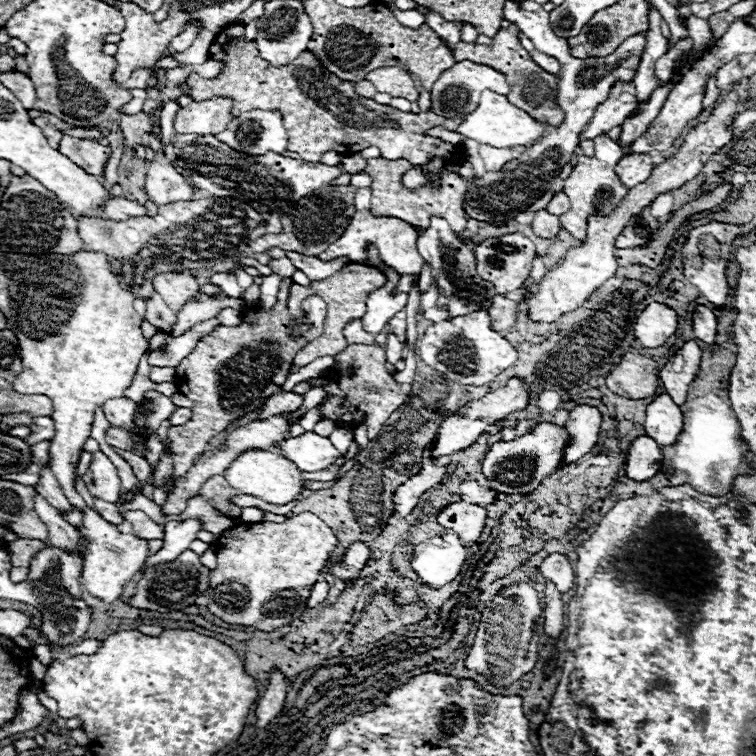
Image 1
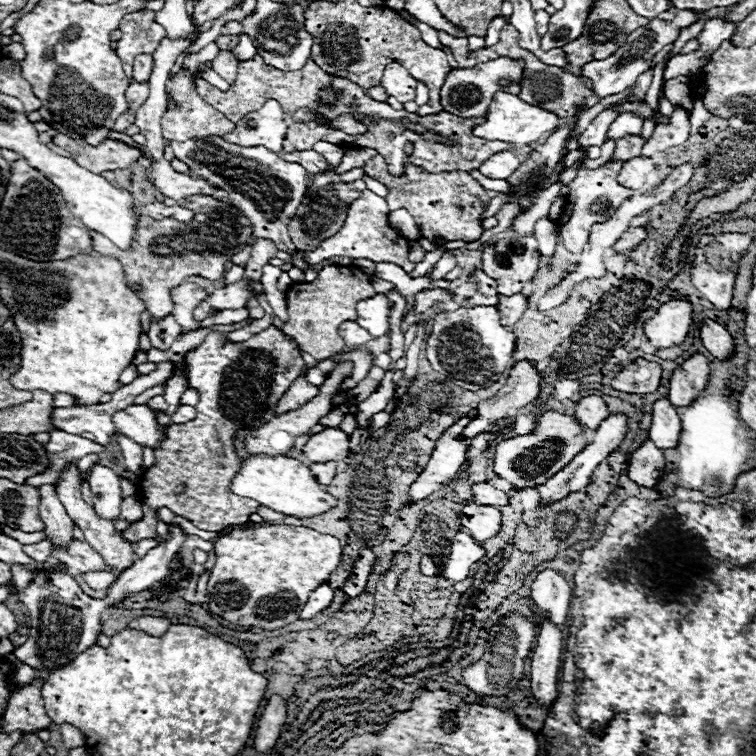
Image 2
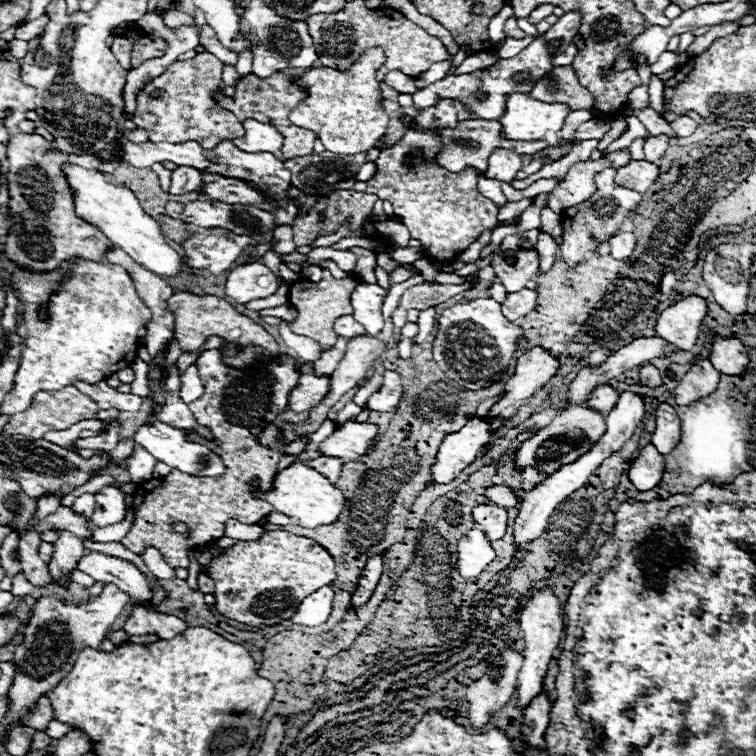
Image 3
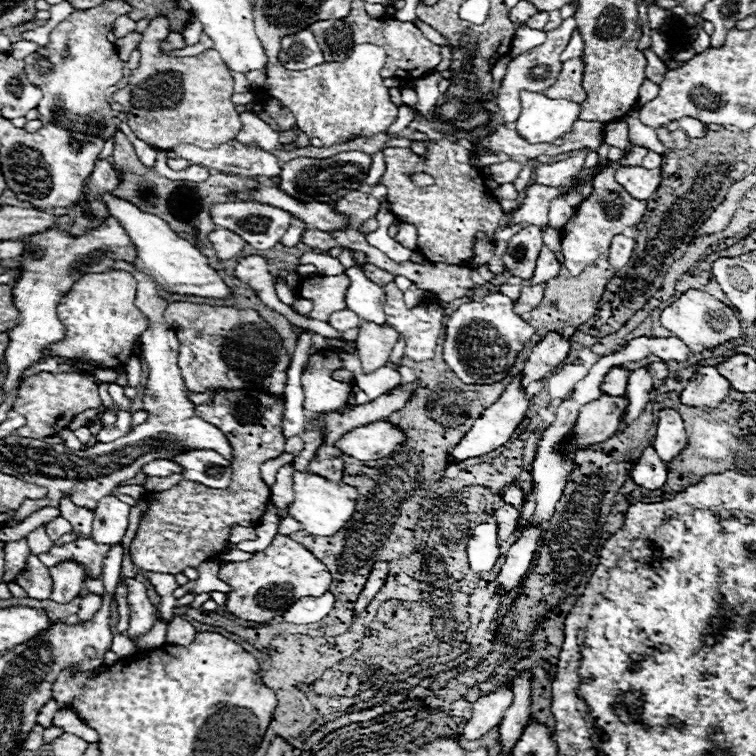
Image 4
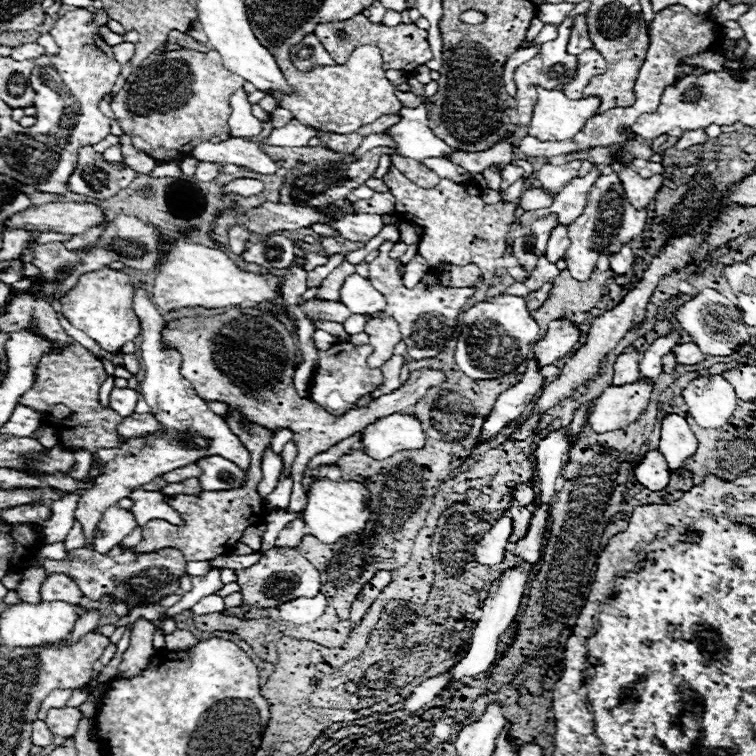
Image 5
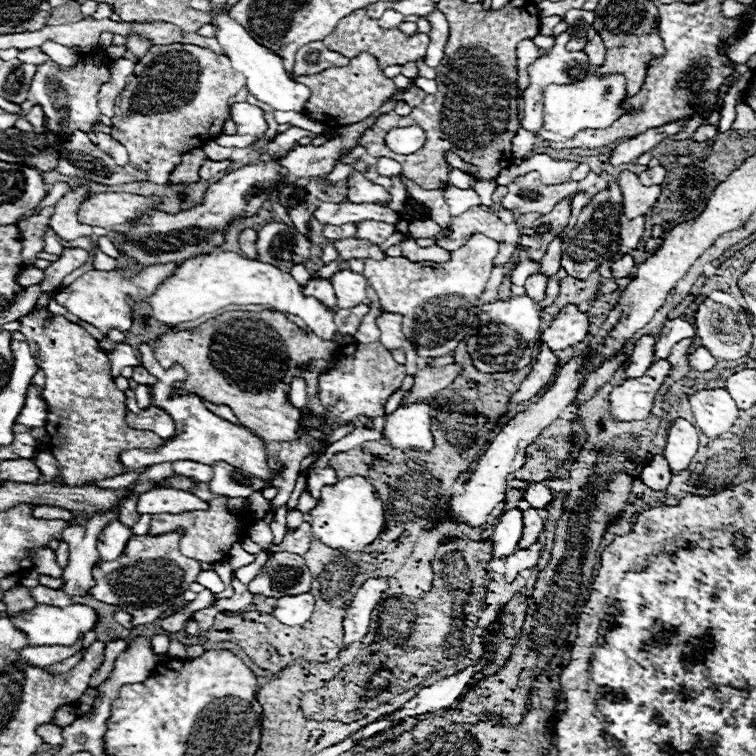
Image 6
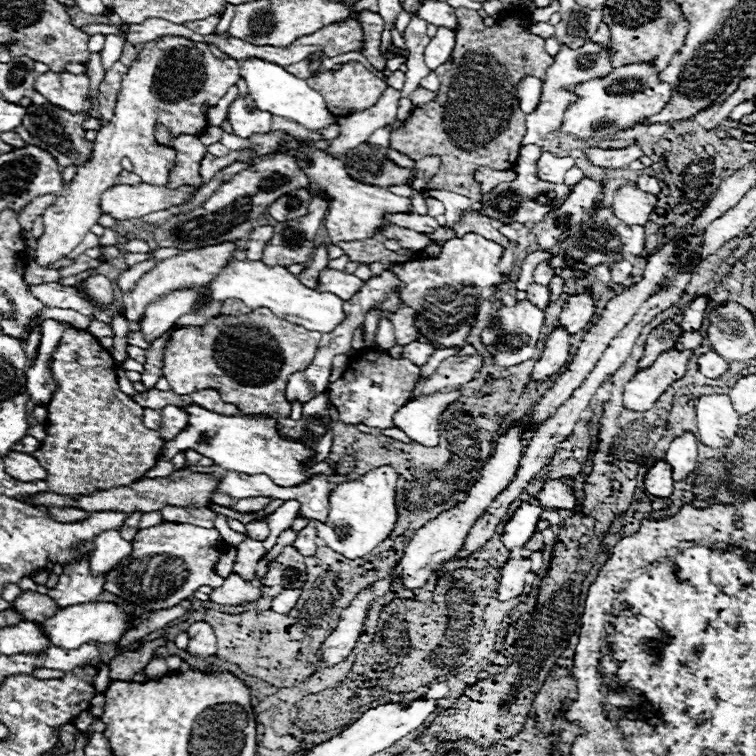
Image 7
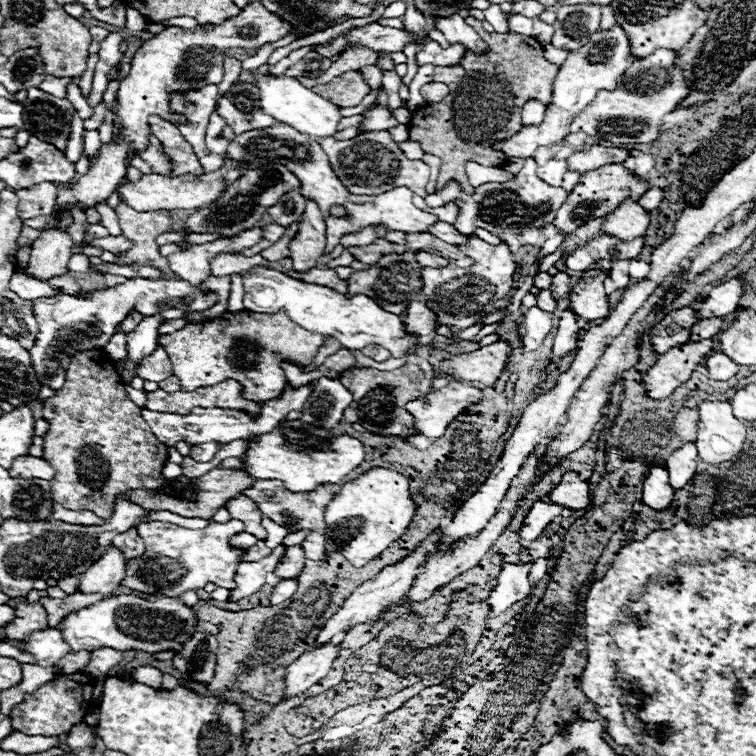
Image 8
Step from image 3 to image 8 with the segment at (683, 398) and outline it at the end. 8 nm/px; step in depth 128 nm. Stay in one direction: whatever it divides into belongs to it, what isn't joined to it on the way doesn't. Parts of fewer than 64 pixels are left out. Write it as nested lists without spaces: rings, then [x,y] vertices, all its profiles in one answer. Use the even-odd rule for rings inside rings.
[[[700,402],[698,420],[698,456],[708,464],[722,464],[742,452],[746,426],[732,414],[728,402]]]

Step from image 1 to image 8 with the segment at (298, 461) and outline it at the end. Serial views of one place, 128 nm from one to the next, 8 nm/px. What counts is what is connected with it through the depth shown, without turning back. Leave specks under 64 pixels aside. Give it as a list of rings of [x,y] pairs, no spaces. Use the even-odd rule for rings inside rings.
[[[450,382],[448,386],[430,392],[424,400],[414,400],[408,404],[408,412],[416,420],[416,428],[420,434],[436,440],[440,438],[448,424],[460,416],[468,406],[478,404],[482,400],[482,388],[472,382]]]

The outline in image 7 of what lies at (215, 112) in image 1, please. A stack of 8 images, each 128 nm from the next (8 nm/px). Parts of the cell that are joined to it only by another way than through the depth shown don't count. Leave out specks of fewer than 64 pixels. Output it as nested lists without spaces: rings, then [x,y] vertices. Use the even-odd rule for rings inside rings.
[[[162,36],[160,40],[152,40],[152,42],[144,44],[142,52],[132,62],[128,74],[122,78],[122,88],[118,92],[114,118],[110,120],[110,124],[106,124],[102,130],[98,130],[90,160],[78,168],[78,172],[76,172],[74,180],[68,184],[68,188],[42,214],[44,234],[42,234],[42,238],[38,238],[38,248],[36,248],[36,258],[34,258],[38,266],[50,268],[50,264],[54,264],[56,260],[62,260],[66,254],[70,254],[80,244],[80,240],[90,230],[90,226],[98,222],[98,218],[102,214],[102,208],[100,208],[102,192],[118,182],[118,174],[122,172],[120,162],[124,156],[128,156],[134,162],[136,174],[144,182],[158,184],[158,186],[168,184],[168,168],[174,164],[174,152],[172,152],[172,148],[158,146],[158,142],[154,140],[152,128],[156,122],[160,122],[176,134],[194,134],[194,136],[202,134],[206,130],[206,118],[202,114],[202,104],[210,102],[212,106],[216,106],[218,100],[226,94],[226,90],[240,80],[236,60],[218,60],[218,66],[214,66],[214,60],[216,60],[216,56],[206,48],[206,44],[192,42],[184,36]]]

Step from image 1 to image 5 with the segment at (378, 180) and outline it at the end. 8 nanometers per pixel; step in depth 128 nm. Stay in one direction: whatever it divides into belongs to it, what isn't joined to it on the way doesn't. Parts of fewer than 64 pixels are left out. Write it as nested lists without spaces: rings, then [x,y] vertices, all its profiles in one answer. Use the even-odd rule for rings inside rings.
[[[390,166],[384,182],[396,196],[398,218],[402,218],[404,222],[426,226],[426,234],[420,238],[418,254],[424,256],[430,266],[436,266],[438,260],[446,260],[456,266],[476,264],[486,276],[486,280],[494,276],[496,260],[502,258],[508,248],[506,234],[516,222],[516,204],[498,202],[494,206],[488,206],[482,202],[476,184],[456,184],[452,180],[440,180],[436,188],[424,190],[410,182],[394,166]]]

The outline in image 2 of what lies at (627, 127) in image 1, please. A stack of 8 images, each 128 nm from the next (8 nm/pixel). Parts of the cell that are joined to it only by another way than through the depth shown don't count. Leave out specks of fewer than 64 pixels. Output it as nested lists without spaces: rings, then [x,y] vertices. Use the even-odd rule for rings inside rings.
[[[628,136],[628,138],[622,138],[616,142],[616,148],[614,148],[614,154],[612,154],[612,162],[620,160],[620,162],[626,162],[630,158],[636,158],[640,156],[642,152],[642,146],[644,146],[644,138],[640,136]]]

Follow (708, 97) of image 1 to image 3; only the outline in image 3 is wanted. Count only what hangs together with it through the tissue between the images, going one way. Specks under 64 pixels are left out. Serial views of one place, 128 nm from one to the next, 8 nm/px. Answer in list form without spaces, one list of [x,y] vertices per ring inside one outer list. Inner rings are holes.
[[[656,74],[650,76],[648,92],[650,92],[650,106],[660,112],[660,108],[662,108],[662,80]],[[678,116],[674,122],[670,122],[672,130],[678,134],[678,138],[686,138],[686,136],[692,136],[694,130],[698,128],[698,124],[688,116]]]

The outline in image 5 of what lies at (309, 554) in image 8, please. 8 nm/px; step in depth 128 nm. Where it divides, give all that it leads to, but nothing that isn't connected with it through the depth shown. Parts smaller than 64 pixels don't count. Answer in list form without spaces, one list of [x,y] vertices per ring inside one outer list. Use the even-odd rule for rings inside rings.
[[[296,518],[296,520],[288,522],[288,524],[280,530],[274,548],[298,548],[304,536],[306,536],[306,534],[304,534],[304,522],[302,522],[300,518]],[[254,552],[254,554],[250,555],[222,555],[218,556],[218,558],[215,558],[214,560],[210,560],[209,564],[212,567],[217,567],[220,569],[230,568],[239,570],[254,565],[260,560],[260,558],[262,558],[262,555],[263,554],[259,552]]]

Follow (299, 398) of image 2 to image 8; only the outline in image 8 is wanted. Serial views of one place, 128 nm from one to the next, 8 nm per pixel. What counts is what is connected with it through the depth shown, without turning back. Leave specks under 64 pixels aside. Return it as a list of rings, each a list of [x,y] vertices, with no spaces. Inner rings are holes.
[[[410,354],[406,358],[406,364],[392,370],[382,372],[374,368],[348,368],[342,372],[342,384],[352,394],[352,404],[346,408],[344,418],[348,422],[362,424],[368,432],[378,436],[396,436],[400,440],[406,440],[408,436],[418,434],[414,428],[412,416],[406,412],[406,404],[418,398],[424,398],[432,392],[432,380],[434,380],[434,368],[428,360]]]

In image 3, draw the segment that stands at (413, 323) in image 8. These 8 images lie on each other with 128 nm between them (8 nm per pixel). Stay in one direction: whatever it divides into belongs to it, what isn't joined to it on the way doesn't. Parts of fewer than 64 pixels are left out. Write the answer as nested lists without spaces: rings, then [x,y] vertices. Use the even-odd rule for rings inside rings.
[[[368,332],[362,336],[356,336],[348,342],[346,354],[342,362],[338,364],[336,372],[332,374],[332,392],[328,392],[328,400],[324,404],[318,404],[310,414],[310,424],[304,424],[296,430],[286,430],[284,438],[286,442],[292,442],[294,436],[300,434],[312,434],[326,418],[326,412],[340,400],[342,394],[346,394],[350,388],[358,386],[360,380],[364,380],[372,368],[372,364],[382,358],[386,352],[386,342],[378,336],[370,336]]]

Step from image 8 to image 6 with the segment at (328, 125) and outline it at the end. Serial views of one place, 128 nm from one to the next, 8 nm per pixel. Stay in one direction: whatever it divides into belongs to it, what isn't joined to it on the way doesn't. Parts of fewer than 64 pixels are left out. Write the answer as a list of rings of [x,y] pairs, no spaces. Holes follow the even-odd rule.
[[[218,8],[212,16],[212,24],[218,28],[216,30],[216,38],[220,40],[222,48],[224,48],[224,54],[230,58],[232,62],[232,68],[240,74],[244,74],[246,78],[246,88],[250,90],[250,94],[254,94],[260,102],[268,104],[272,110],[294,110],[298,114],[304,114],[304,106],[310,98],[310,88],[300,84],[300,82],[294,82],[284,66],[282,66],[282,60],[278,56],[274,56],[272,52],[268,52],[264,46],[256,44],[256,40],[252,40],[252,36],[248,36],[248,32],[244,32],[244,28],[240,24],[236,24],[228,12],[220,14],[222,8]]]

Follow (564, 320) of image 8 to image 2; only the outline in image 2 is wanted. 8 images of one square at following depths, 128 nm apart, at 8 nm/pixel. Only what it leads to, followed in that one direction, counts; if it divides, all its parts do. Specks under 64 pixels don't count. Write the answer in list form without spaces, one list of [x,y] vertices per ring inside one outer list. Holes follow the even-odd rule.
[[[470,416],[450,426],[438,438],[428,466],[424,468],[424,472],[418,476],[418,480],[410,488],[412,502],[418,502],[436,490],[442,490],[450,480],[454,480],[454,476],[466,464],[468,446],[466,446],[466,440],[460,438],[460,434],[468,422],[470,422]]]

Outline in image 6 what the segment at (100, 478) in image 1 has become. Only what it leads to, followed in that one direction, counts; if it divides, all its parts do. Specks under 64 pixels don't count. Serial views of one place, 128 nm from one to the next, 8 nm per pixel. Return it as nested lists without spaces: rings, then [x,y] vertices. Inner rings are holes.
[[[112,520],[108,528],[104,528],[104,532],[100,532],[98,536],[96,548],[98,548],[100,560],[116,560],[118,556],[122,556],[130,536],[132,536],[132,530],[128,526],[124,526],[120,520]]]

